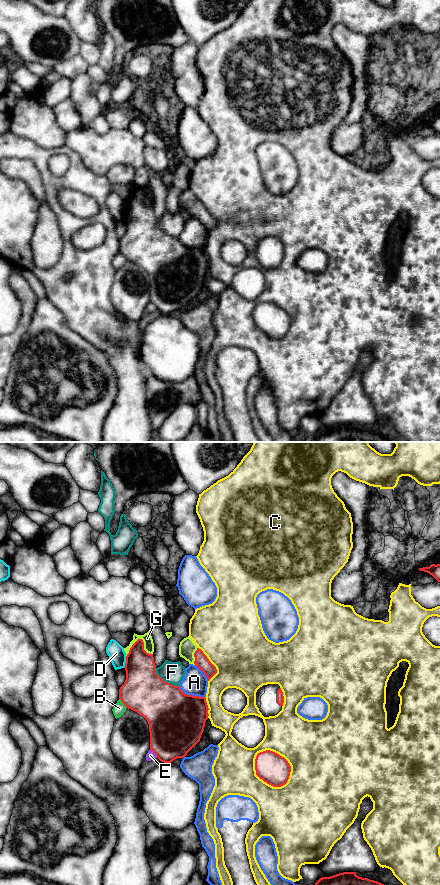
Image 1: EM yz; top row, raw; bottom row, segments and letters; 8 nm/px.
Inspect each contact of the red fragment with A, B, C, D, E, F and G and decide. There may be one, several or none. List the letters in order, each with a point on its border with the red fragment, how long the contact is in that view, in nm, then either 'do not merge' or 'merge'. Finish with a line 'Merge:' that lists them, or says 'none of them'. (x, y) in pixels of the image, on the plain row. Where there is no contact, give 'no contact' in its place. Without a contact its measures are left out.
A: contact yz (191, 247); length 240 nm; do not merge
B: contact yz (122, 254); length 110 nm; do not merge
C: contact yz (259, 329); length 340 nm; do not merge
D: contact yz (126, 214); length 100 nm; do not merge
E: contact yz (154, 304); length 90 nm; do not merge
F: contact yz (165, 233); length 240 nm; do not merge
G: contact yz (140, 191); length 220 nm; merge
Merge: G

